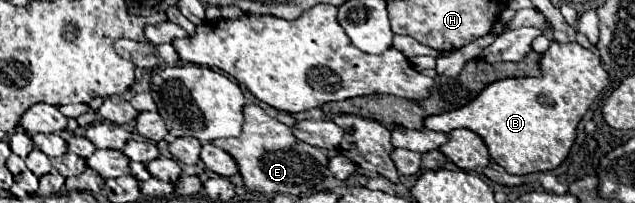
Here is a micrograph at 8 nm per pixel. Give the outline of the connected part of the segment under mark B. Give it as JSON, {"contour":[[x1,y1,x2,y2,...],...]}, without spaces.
{"contour":[[553,41,551,49,541,55,539,69,539,79,519,77,489,83,465,107,427,117,425,127,443,133,451,133,459,127,475,131,489,147,491,159,513,175,527,175,559,167,575,143,579,121,609,83,609,75,601,67,601,59,575,41]]}

